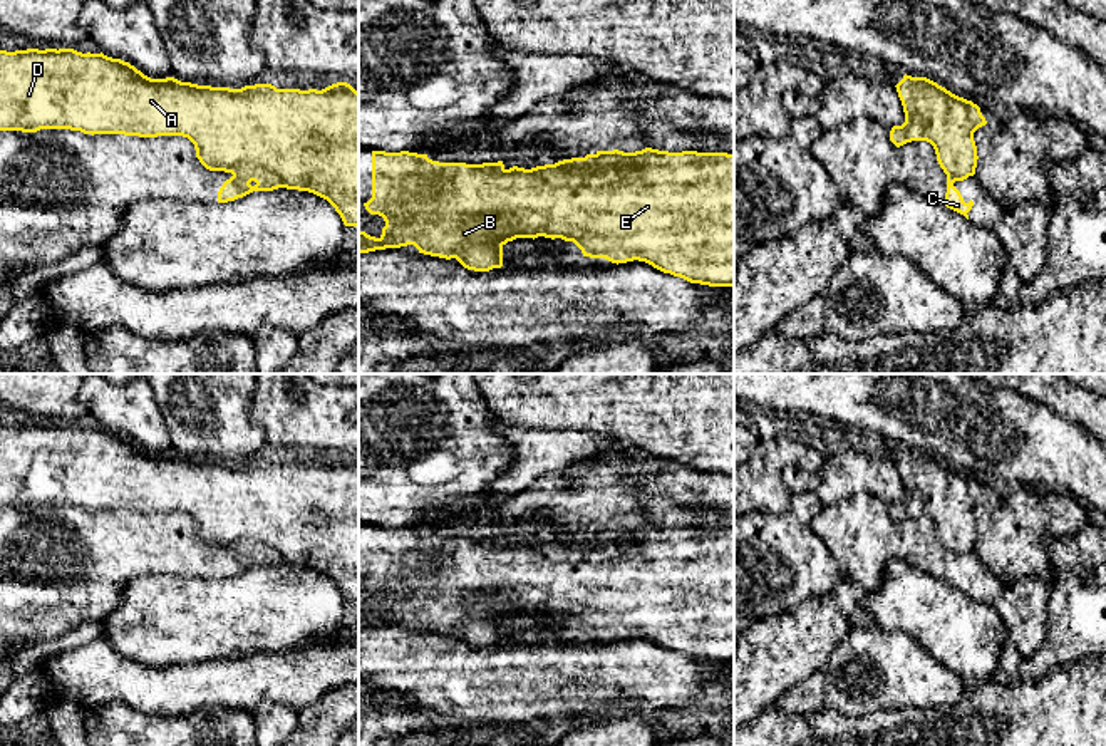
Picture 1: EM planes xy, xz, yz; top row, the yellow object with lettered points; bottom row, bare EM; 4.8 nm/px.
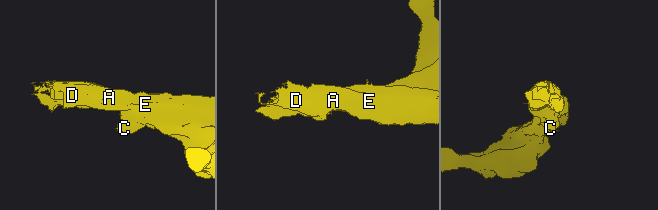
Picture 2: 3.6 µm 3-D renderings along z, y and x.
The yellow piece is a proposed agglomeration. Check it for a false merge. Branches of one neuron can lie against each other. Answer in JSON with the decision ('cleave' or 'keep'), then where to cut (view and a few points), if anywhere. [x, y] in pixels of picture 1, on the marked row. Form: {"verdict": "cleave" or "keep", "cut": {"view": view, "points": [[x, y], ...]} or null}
{"verdict": "keep", "cut": null}

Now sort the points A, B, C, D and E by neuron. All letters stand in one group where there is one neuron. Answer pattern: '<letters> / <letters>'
A B C D E

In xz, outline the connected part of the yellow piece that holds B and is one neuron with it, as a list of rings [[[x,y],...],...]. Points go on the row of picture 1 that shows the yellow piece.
[[[613,149],[531,169],[506,169],[503,161],[439,163],[409,151],[372,151],[372,198],[364,206],[382,216],[385,226],[379,238],[359,231],[359,255],[414,245],[419,253],[456,258],[468,270],[489,272],[503,267],[508,241],[545,236],[573,241],[583,256],[617,265],[638,260],[690,283],[734,287],[734,154],[727,153]]]

